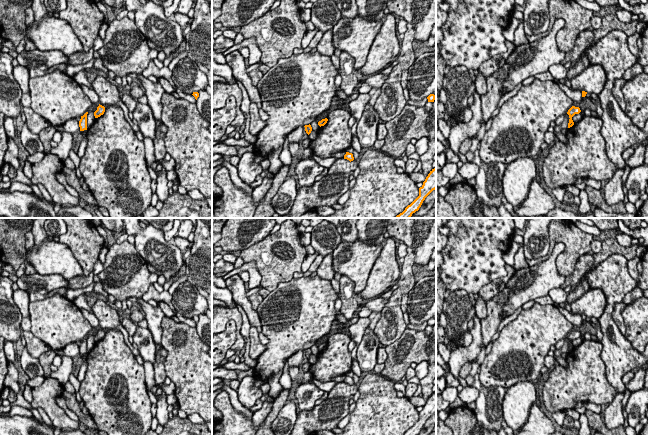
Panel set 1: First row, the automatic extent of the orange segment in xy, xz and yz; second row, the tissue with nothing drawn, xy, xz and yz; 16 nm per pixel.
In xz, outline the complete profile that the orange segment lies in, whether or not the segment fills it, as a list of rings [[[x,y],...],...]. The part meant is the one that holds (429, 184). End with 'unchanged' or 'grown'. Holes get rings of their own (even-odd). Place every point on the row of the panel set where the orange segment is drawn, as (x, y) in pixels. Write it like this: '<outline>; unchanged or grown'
[[[436,168],[432,169],[426,177],[423,185],[419,188],[419,196],[408,205],[405,210],[395,218],[410,218],[413,213],[419,210],[425,198],[436,189]]]; unchanged

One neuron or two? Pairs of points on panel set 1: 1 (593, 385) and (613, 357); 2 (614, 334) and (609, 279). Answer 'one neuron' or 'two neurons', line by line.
1: two neurons
2: one neuron

